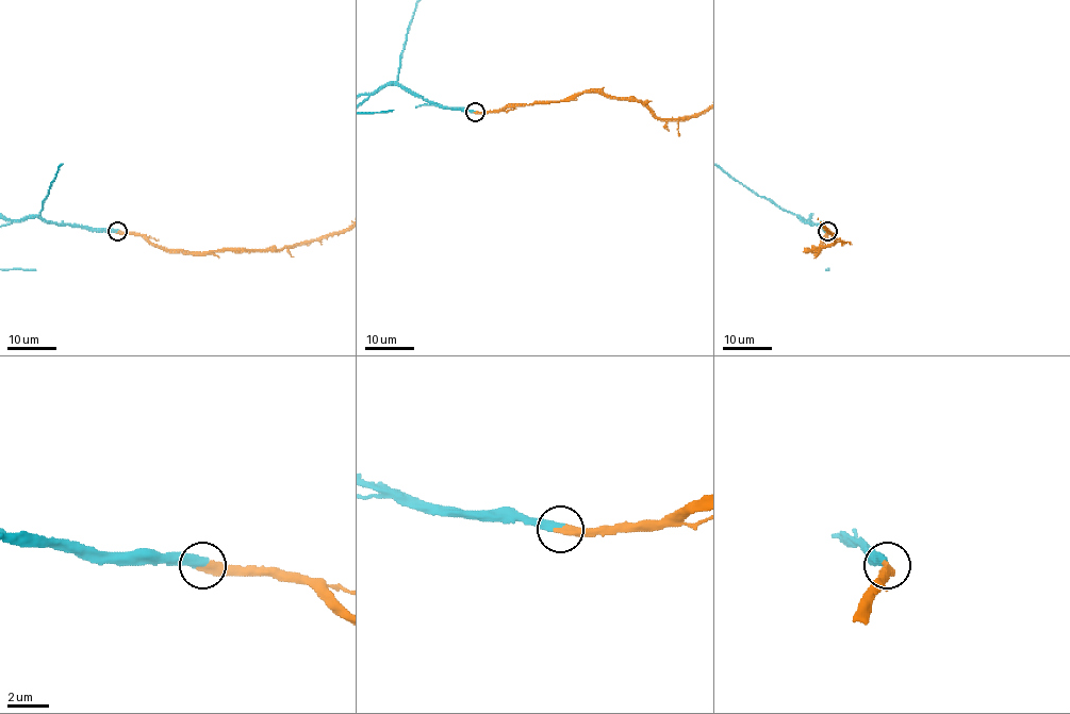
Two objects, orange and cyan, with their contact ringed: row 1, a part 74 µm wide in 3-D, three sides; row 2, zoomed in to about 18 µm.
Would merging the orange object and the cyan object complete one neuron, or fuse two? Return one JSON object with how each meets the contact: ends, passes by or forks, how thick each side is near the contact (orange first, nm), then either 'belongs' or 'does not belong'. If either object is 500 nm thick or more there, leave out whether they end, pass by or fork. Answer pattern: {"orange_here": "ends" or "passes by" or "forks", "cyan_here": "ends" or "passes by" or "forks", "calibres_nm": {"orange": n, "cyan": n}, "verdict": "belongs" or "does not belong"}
{"orange_here": "ends", "cyan_here": "ends", "calibres_nm": {"orange": 400, "cyan": 400}, "verdict": "belongs"}

